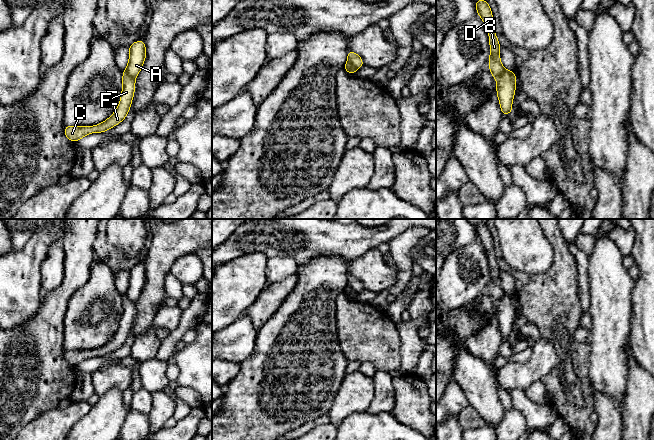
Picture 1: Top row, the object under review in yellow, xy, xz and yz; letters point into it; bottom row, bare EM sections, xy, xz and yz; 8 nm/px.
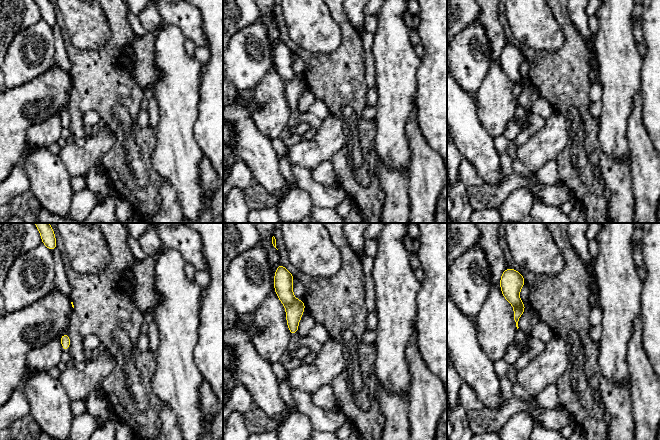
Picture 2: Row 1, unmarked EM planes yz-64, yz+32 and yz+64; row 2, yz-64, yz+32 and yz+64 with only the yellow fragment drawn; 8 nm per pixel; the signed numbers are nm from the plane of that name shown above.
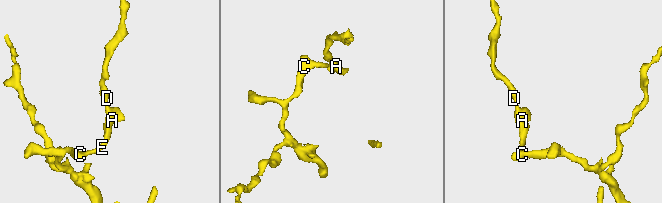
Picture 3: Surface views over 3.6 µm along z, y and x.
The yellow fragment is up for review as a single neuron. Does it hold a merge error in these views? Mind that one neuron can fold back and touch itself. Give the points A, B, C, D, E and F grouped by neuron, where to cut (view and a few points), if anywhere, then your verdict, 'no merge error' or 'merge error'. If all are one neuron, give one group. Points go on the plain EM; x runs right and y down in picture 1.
A B D / C E F; cut in yz along (505, 294), (496, 303); merge error

